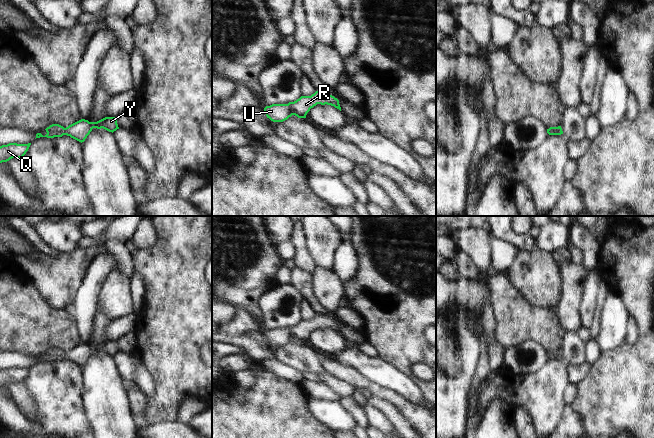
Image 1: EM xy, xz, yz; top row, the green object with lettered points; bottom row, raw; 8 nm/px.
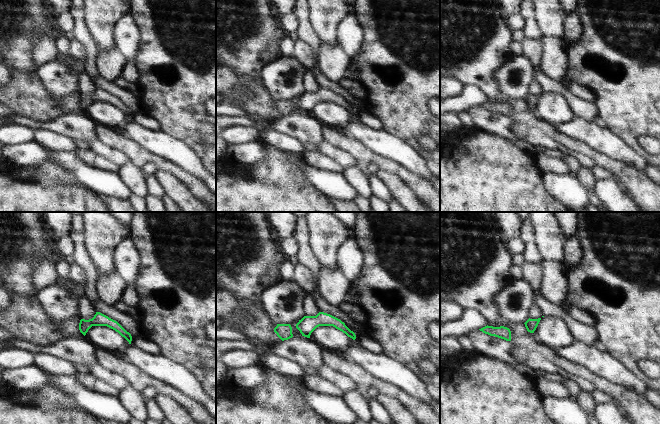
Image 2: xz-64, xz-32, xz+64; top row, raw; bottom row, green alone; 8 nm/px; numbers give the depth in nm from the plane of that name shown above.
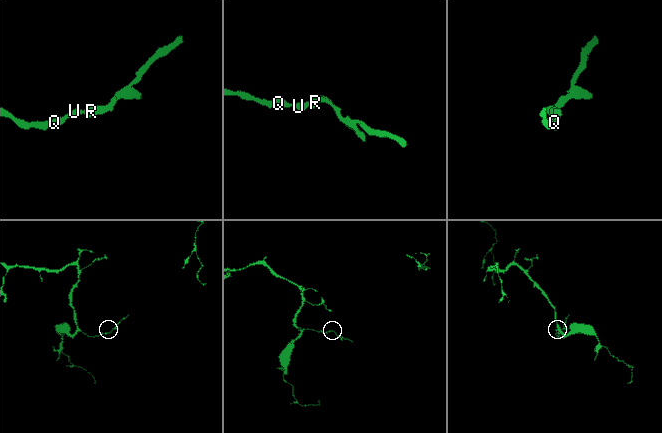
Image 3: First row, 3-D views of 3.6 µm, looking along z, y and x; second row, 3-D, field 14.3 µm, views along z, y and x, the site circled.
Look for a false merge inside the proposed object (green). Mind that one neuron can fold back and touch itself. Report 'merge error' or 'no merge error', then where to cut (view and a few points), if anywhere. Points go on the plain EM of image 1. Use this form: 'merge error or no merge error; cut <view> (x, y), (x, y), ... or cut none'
no merge error; cut none

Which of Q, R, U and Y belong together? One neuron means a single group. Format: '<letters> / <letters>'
Q R U Y

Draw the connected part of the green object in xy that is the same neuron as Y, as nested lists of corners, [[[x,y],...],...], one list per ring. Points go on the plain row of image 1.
[[[105,341],[97,346],[89,346],[88,344],[81,343],[66,352],[59,348],[52,348],[45,353],[47,356],[45,360],[43,360],[41,357],[37,357],[36,362],[54,362],[67,359],[82,367],[85,365],[93,352],[103,352],[112,357],[119,353],[116,341]]]

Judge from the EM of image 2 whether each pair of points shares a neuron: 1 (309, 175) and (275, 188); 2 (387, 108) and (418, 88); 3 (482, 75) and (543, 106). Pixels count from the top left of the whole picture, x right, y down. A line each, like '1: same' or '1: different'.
1: different
2: same
3: different

